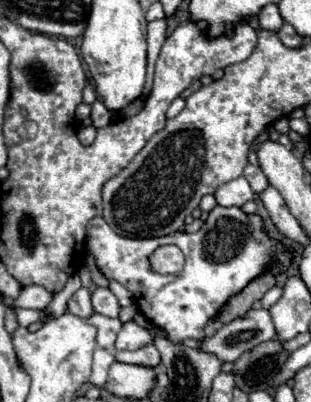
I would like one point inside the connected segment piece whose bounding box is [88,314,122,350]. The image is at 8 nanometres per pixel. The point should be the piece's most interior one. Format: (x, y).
(107, 327)

